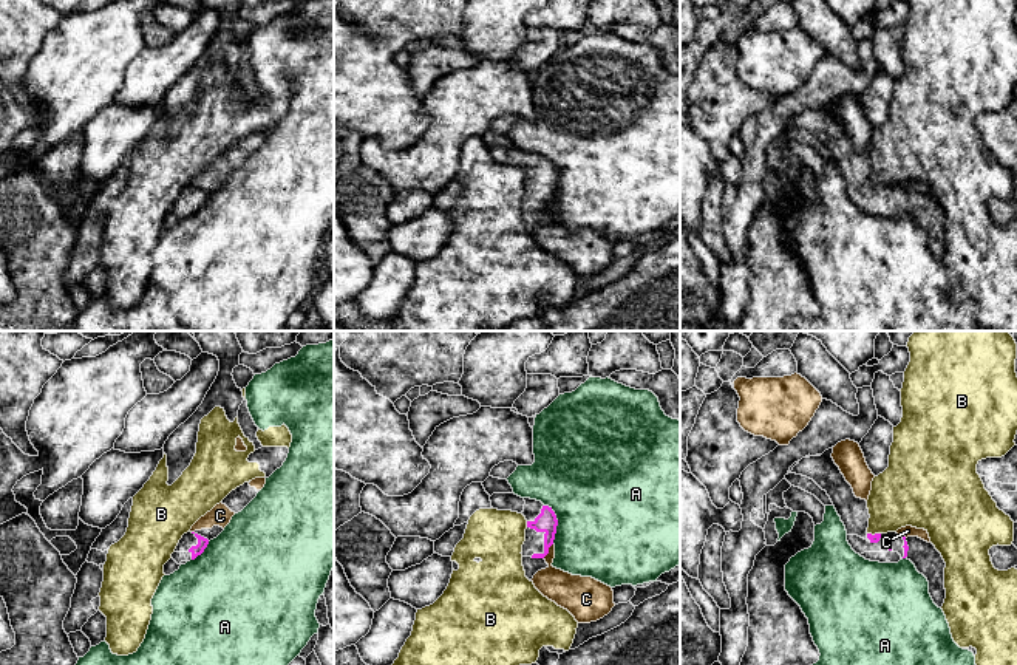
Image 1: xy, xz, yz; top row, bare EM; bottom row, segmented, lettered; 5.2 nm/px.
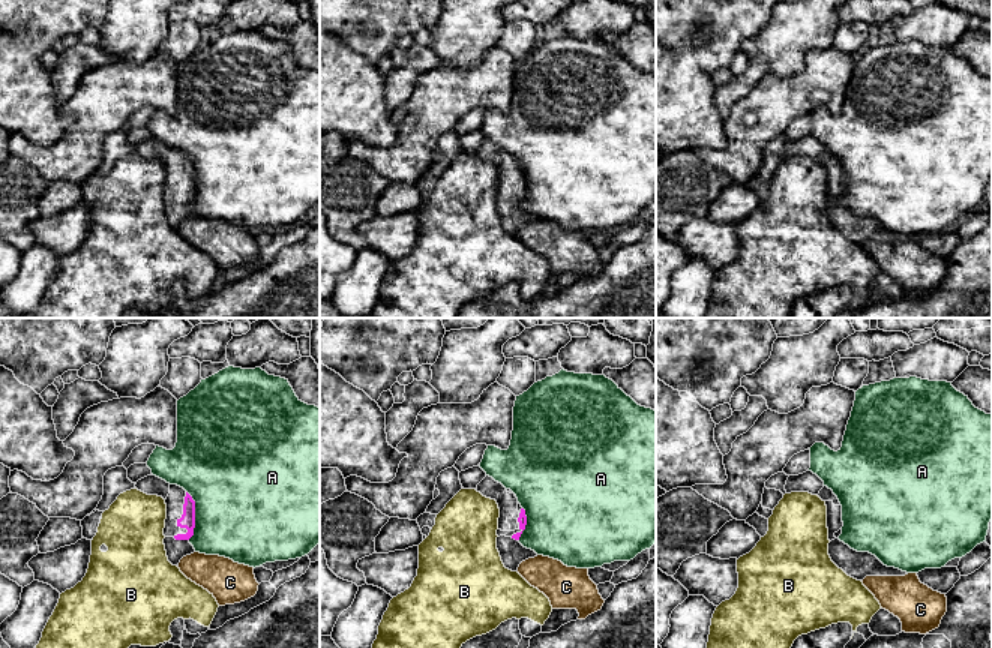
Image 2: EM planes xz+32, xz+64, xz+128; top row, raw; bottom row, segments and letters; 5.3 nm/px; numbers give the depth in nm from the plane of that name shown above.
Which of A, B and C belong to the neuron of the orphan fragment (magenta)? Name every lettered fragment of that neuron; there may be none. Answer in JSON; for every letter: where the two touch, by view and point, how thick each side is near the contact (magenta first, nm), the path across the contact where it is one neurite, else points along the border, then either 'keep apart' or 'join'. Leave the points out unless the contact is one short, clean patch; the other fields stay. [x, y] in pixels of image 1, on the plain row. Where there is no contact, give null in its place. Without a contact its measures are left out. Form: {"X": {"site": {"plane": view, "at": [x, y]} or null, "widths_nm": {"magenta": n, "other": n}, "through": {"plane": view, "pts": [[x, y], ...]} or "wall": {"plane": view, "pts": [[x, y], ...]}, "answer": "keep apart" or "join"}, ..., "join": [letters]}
{"A": {"site": {"plane": "xz", "at": [557, 177]}, "widths_nm": {"magenta": 110, "other": 500}, "wall": {"plane": "xz", "pts": [[544, 158], [554, 166], [557, 173], [557, 186], [552, 197]]}, "answer": "keep apart"}, "B": {"site": {"plane": "xz", "at": [527, 178]}, "widths_nm": {"magenta": 110, "other": 280}, "answer": "keep apart"}, "C": {"site": {"plane": "xz", "at": [547, 204]}, "widths_nm": {"magenta": 110, "other": 180}, "wall": {"plane": "xz", "pts": [[552, 197], [543, 211]]}, "answer": "keep apart"}, "join": []}

